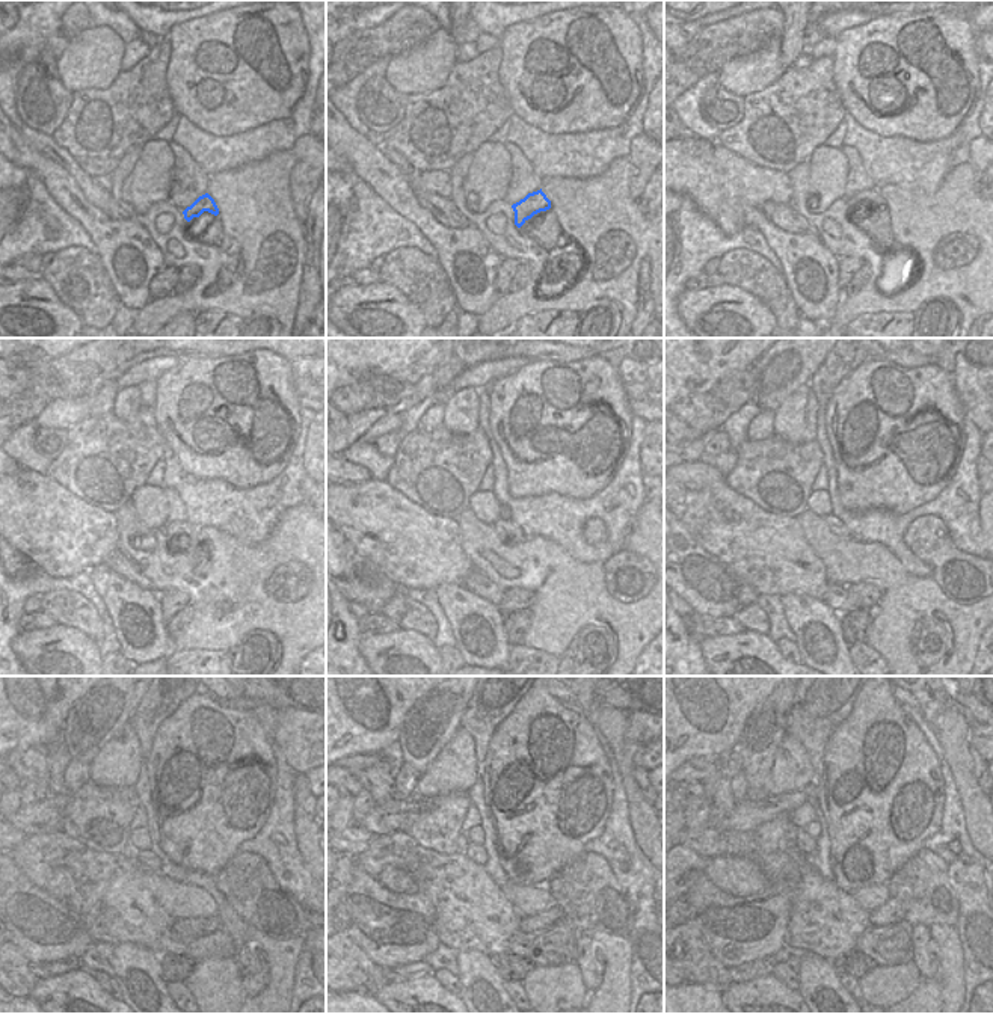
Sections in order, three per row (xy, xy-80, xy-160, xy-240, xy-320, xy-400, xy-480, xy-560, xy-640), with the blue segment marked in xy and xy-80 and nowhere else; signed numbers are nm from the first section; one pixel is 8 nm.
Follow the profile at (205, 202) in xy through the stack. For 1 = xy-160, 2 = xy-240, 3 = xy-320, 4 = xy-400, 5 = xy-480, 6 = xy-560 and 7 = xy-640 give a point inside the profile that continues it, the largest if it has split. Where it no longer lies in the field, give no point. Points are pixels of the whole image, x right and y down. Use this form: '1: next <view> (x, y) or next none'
1: next xy-160 (859, 205)
2: next xy-240 (181, 534)
3: next xy-320 (507, 531)
4: next xy-400 (836, 527)
5: next xy-480 (147, 859)
6: next xy-560 (477, 853)
7: next xy-640 (805, 844)

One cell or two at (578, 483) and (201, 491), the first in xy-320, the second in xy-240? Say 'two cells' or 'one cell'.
two cells

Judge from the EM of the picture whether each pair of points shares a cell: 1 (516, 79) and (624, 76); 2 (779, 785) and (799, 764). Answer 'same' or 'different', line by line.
1: same
2: same

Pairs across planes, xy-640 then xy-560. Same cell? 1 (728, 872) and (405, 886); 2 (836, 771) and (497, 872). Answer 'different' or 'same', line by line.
1: same
2: different

